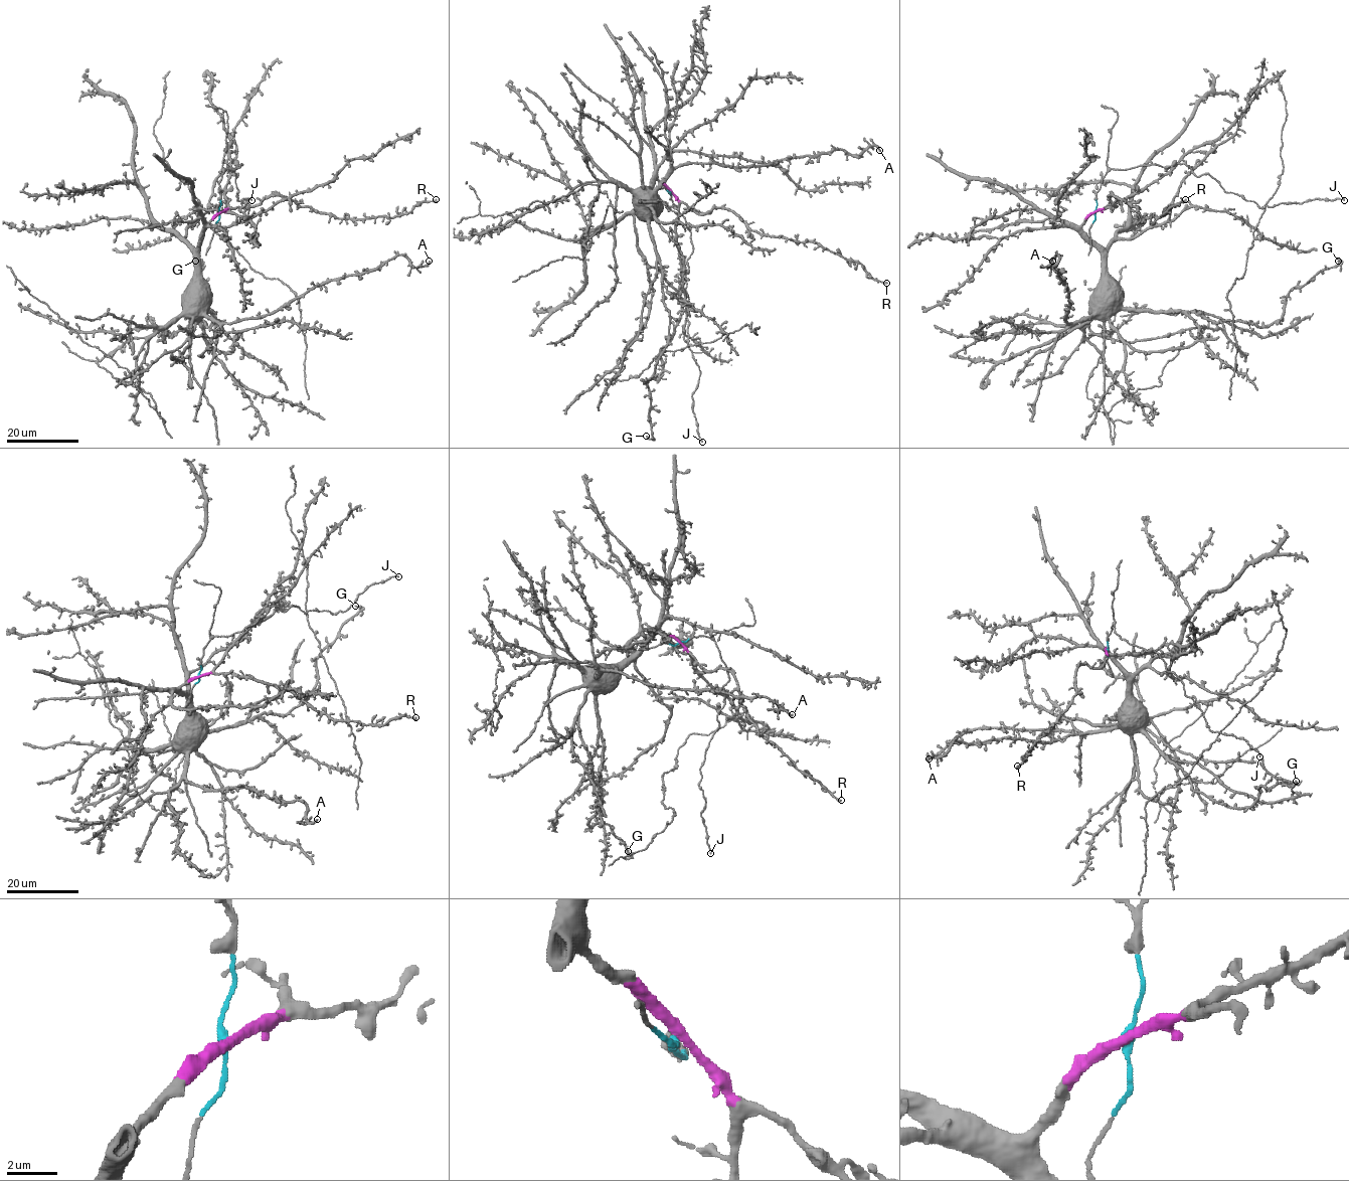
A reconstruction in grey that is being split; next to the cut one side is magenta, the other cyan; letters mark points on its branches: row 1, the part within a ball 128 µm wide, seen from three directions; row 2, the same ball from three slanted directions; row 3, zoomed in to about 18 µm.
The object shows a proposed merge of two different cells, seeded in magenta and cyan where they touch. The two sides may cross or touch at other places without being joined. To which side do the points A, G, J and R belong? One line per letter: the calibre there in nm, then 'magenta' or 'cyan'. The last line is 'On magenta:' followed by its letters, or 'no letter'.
A: 240 nm | magenta
G: 200 nm | magenta
J: 180 nm | cyan
R: 400 nm | magenta
On magenta: A, G, R

